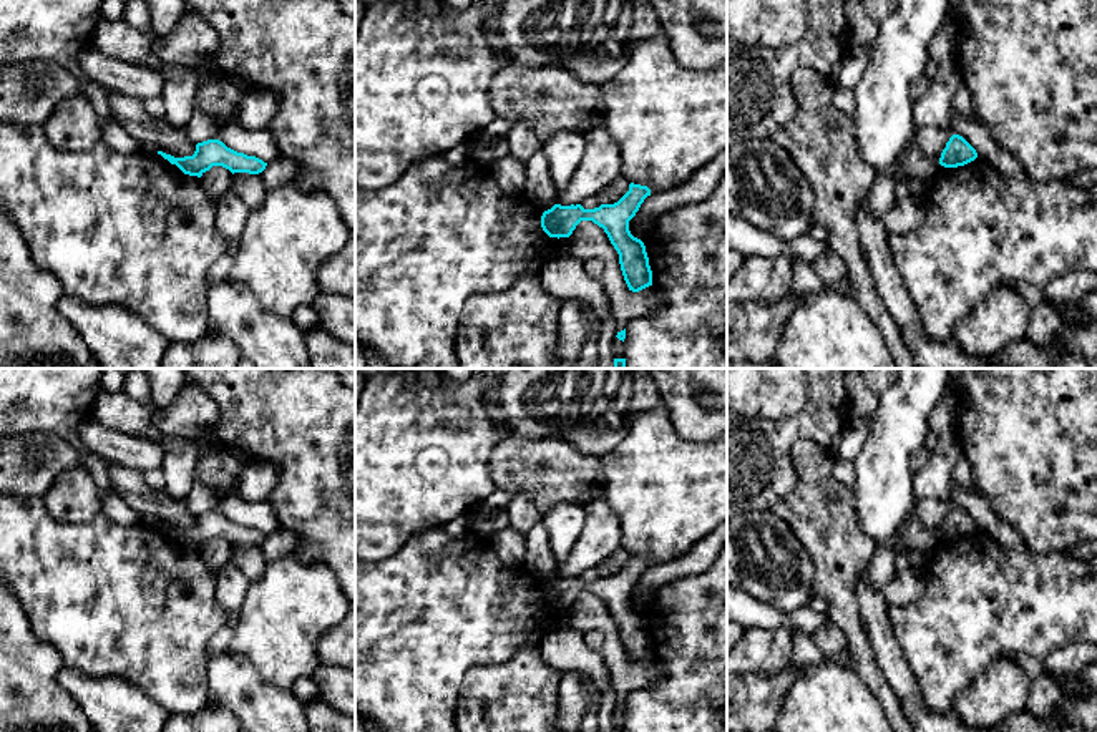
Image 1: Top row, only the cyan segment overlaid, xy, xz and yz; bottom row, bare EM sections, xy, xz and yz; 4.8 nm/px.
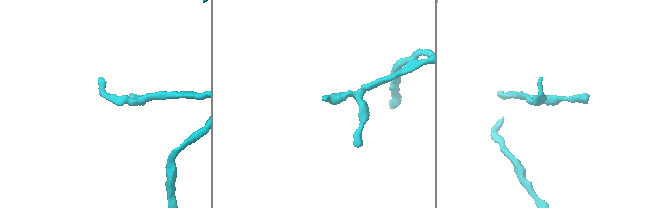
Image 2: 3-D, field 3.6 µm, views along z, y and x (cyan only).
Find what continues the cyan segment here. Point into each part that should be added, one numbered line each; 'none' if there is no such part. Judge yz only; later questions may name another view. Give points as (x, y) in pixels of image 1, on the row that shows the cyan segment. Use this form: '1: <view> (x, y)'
none

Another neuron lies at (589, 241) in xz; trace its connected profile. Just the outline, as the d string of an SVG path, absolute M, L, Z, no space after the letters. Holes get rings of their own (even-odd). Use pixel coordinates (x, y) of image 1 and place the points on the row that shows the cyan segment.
M581 221L569 239L573 242L569 256L583 262L588 259L601 259L604 262L604 276L599 282L611 302L617 332L624 330L632 319L652 314L664 302L654 285L639 292L632 292L627 287L619 254L602 227L592 221Z

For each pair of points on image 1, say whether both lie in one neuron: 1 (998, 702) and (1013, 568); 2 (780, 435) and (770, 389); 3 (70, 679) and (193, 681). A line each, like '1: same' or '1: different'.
1: different
2: different
3: different

